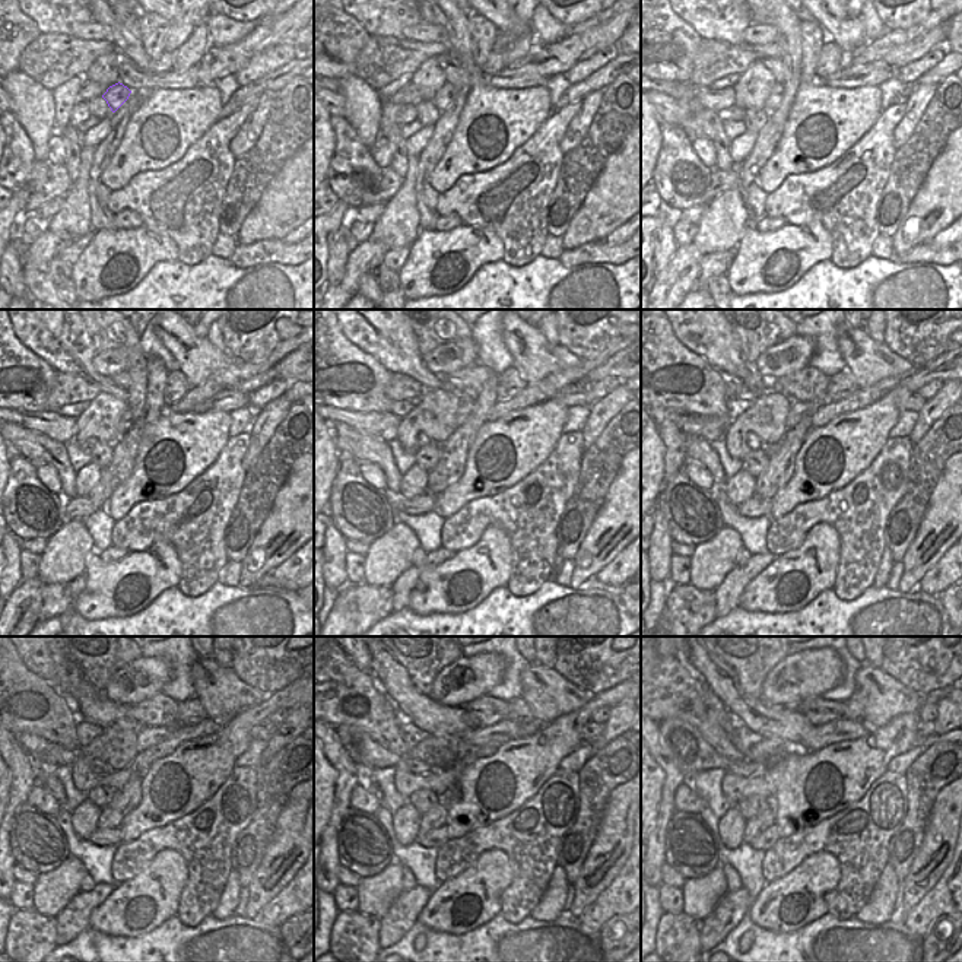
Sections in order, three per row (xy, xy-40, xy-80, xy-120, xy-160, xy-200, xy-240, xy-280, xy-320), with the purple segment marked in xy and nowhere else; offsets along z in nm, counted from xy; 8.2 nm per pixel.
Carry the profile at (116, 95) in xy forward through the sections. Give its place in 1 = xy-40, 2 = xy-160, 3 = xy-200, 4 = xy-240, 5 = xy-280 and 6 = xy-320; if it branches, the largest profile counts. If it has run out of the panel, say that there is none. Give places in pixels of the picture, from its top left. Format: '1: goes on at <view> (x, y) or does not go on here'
1: goes on at xy-40 (445, 95)
2: goes on at xy-160 (466, 408)
3: goes on at xy-200 (799, 409)
4: goes on at xy-240 (148, 737)
5: goes on at xy-280 (504, 732)
6: goes on at xy-320 (835, 732)

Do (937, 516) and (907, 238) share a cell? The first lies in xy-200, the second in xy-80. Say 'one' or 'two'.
one

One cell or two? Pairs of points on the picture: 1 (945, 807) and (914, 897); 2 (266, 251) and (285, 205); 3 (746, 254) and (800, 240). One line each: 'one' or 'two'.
1: one
2: two
3: one

